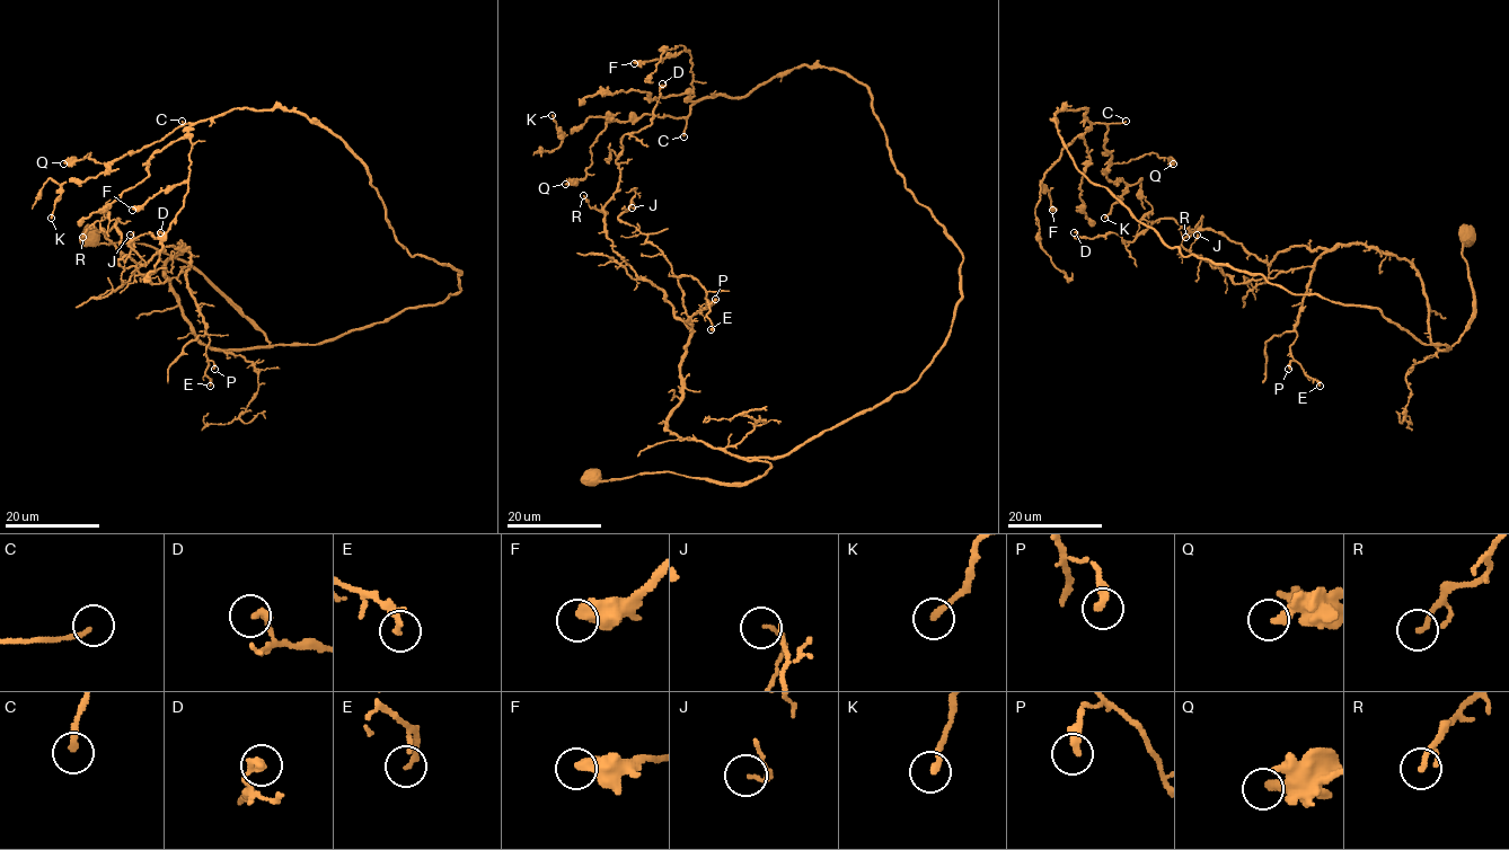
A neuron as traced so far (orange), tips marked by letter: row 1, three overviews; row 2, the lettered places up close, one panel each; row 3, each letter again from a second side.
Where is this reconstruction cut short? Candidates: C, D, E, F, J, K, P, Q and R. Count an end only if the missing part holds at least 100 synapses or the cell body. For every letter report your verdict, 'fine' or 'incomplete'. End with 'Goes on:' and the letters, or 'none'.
C: fine
D: fine
E: fine
F: fine
J: fine
K: fine
P: fine
Q: fine
R: fine
Goes on: none

